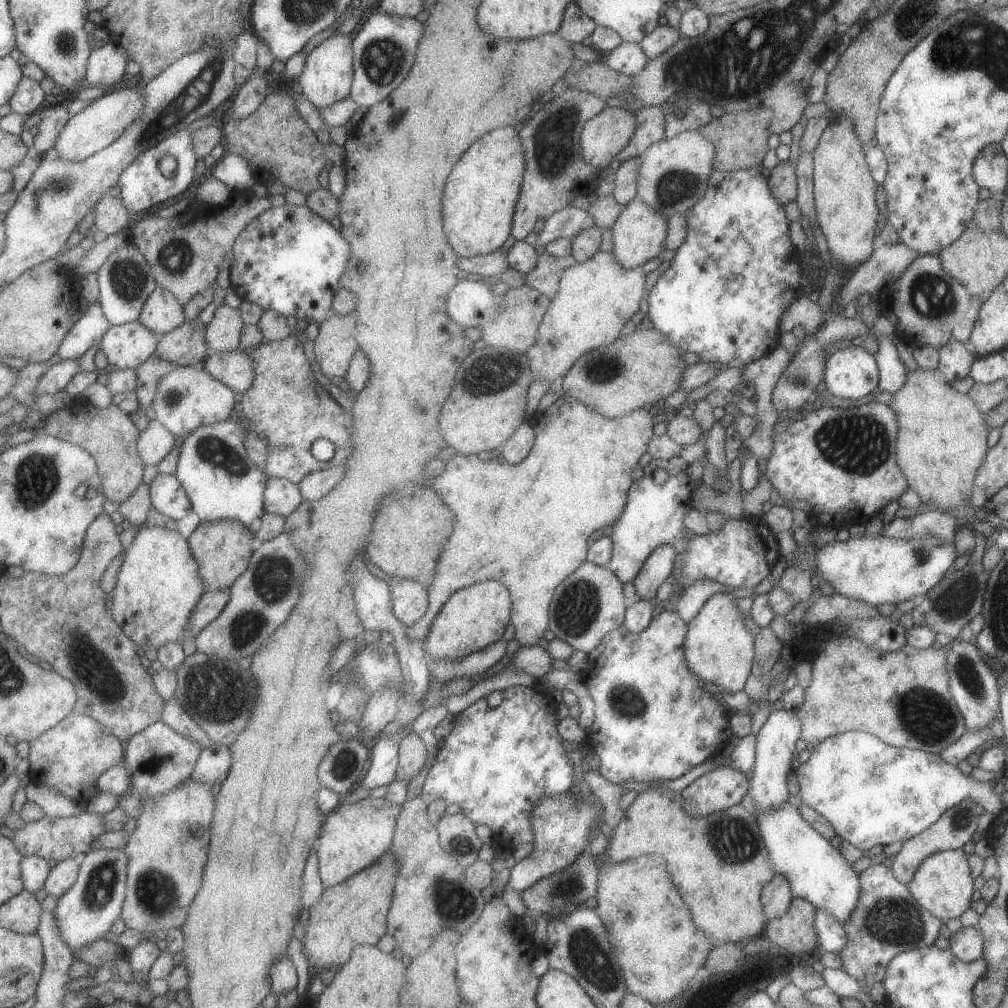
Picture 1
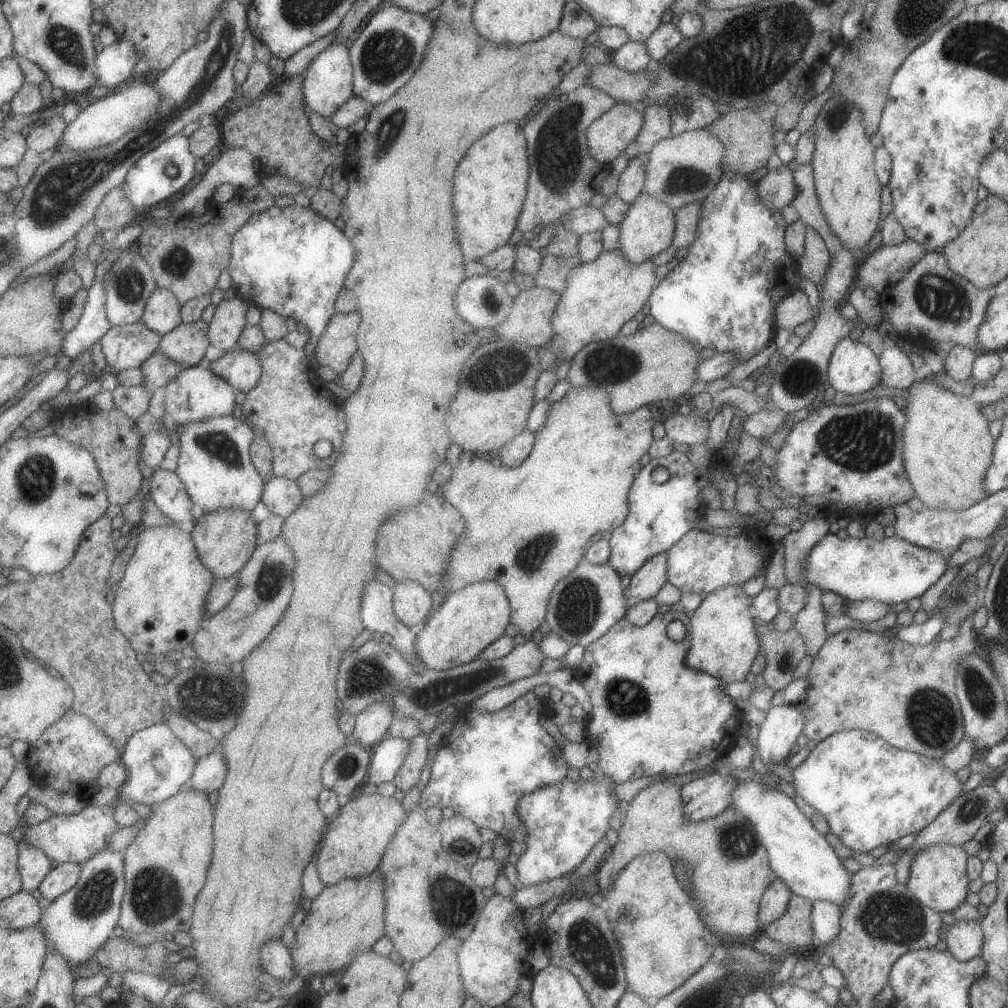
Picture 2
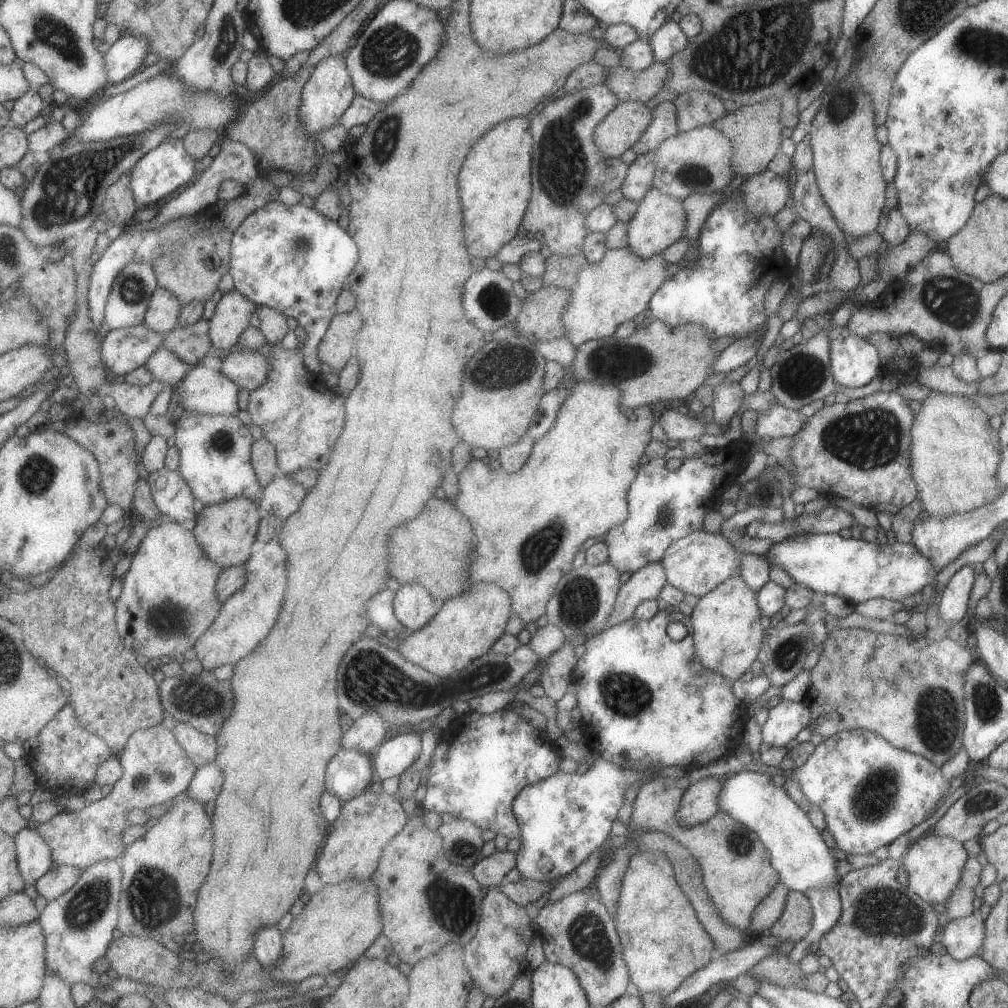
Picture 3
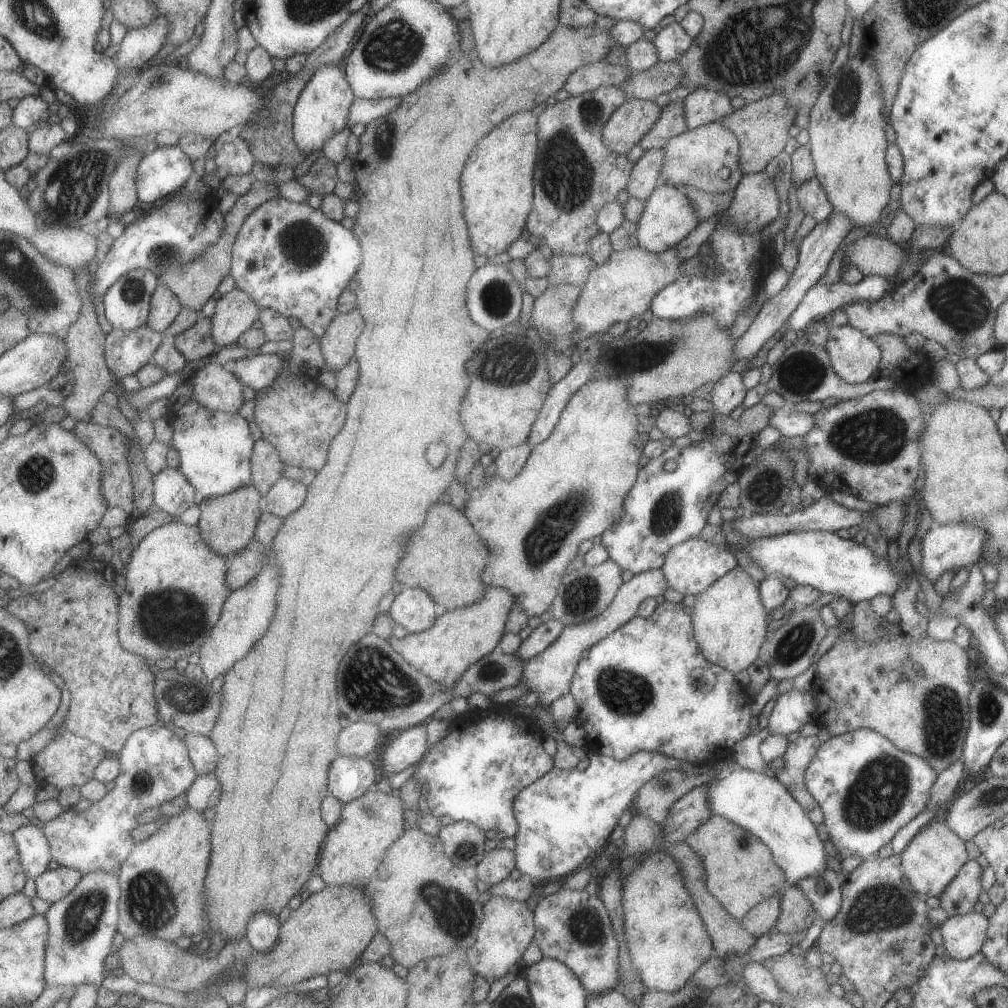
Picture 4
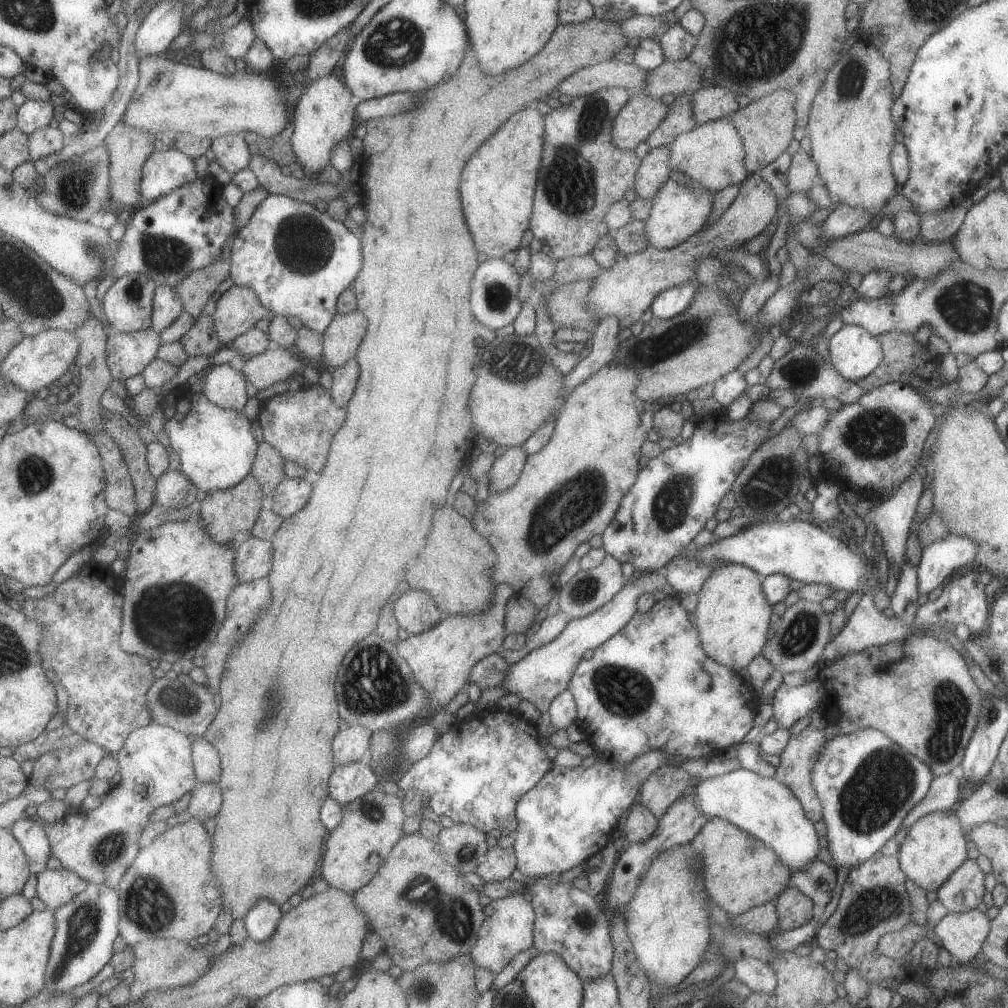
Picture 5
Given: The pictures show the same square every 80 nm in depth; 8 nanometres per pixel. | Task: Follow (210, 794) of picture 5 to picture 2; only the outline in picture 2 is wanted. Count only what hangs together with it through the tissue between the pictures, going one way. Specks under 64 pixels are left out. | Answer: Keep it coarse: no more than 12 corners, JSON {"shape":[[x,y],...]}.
{"shape":[[217,750],[198,760],[190,788],[223,788],[227,764]]}

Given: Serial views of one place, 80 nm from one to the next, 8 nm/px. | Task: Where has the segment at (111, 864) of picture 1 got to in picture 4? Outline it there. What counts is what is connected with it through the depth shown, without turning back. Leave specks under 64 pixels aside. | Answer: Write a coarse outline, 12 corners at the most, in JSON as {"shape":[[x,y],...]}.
{"shape":[[84,875],[50,906],[49,987],[102,988],[119,878]]}

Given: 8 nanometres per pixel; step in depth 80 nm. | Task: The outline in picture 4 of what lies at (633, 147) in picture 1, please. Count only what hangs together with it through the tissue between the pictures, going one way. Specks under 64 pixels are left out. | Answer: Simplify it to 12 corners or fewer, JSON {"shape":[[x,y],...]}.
{"shape":[[682,99],[660,108],[638,144],[662,149],[687,129]]}

